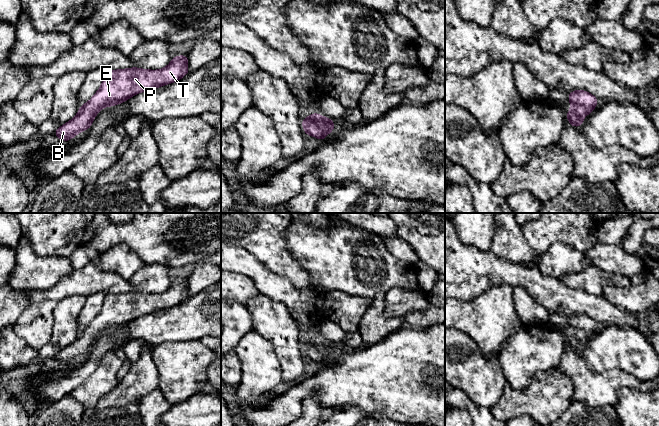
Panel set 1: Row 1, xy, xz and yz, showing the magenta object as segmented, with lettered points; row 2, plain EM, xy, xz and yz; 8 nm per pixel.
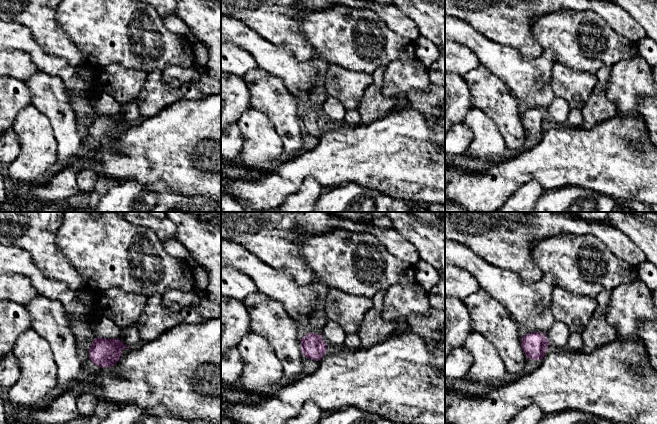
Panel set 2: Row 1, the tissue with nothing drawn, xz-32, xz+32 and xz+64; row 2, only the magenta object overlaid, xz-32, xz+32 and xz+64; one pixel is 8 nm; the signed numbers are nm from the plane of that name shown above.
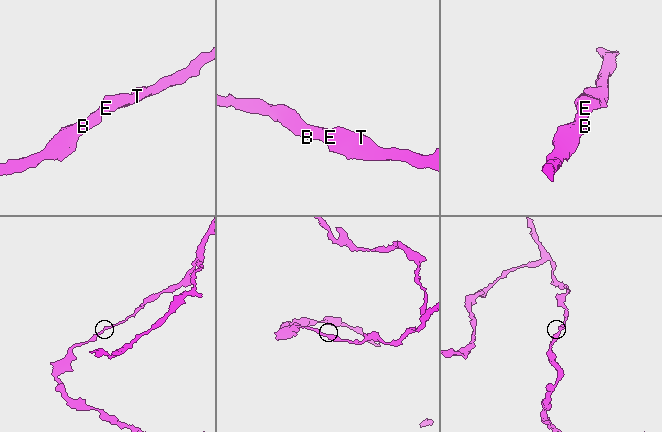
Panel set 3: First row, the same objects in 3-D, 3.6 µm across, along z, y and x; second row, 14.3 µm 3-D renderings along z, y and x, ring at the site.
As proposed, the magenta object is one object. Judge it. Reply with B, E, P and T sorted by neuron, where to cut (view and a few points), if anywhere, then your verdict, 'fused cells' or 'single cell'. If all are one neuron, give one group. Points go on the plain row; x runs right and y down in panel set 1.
B E P T; no cut; single cell

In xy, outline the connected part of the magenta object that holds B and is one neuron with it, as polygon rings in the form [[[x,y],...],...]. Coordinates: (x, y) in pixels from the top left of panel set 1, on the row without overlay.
[[[187,279],[174,280],[161,294],[133,291],[105,295],[101,311],[90,325],[81,329],[77,339],[53,358],[67,366],[79,356],[88,354],[102,332],[120,328],[140,316],[174,307],[188,297]]]

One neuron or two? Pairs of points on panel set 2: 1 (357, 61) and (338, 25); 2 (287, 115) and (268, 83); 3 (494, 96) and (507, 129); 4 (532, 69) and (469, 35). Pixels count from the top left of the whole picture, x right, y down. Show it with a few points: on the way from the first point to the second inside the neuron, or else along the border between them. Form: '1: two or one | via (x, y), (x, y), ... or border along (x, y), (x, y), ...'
1: one | via (353, 52), (351, 43), (342, 34)
2: one | via (280, 107), (268, 94), (268, 91)
3: one | via (499, 104), (505, 112), (507, 121)
4: one | via (516, 69), (495, 58), (485, 50)

